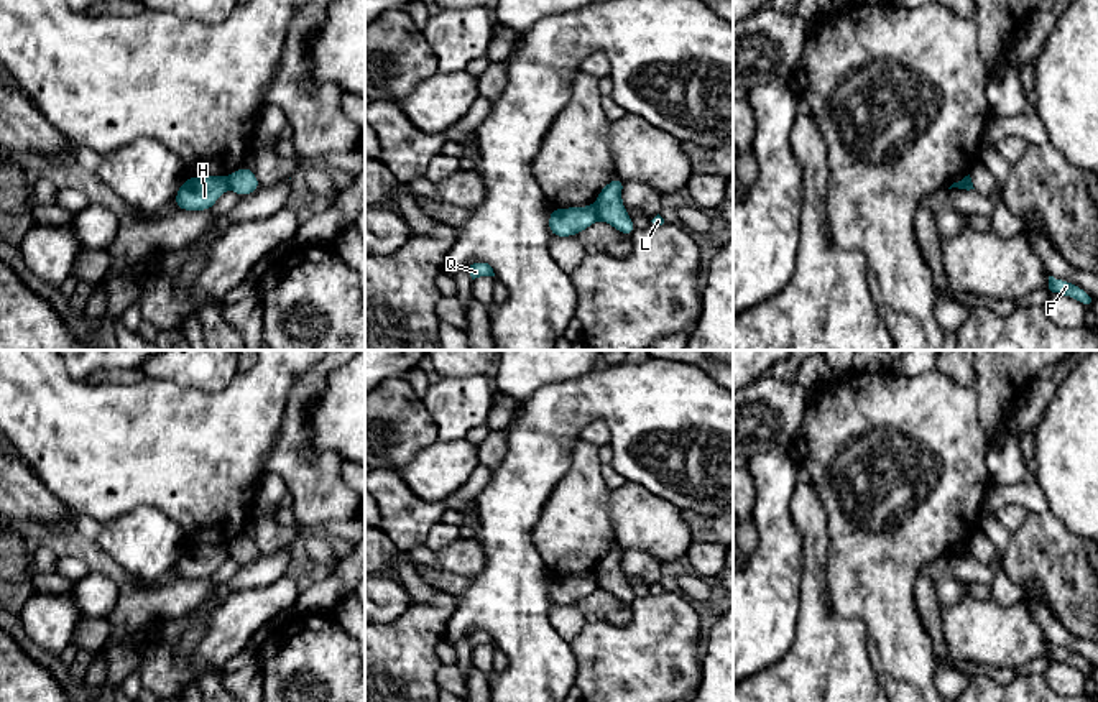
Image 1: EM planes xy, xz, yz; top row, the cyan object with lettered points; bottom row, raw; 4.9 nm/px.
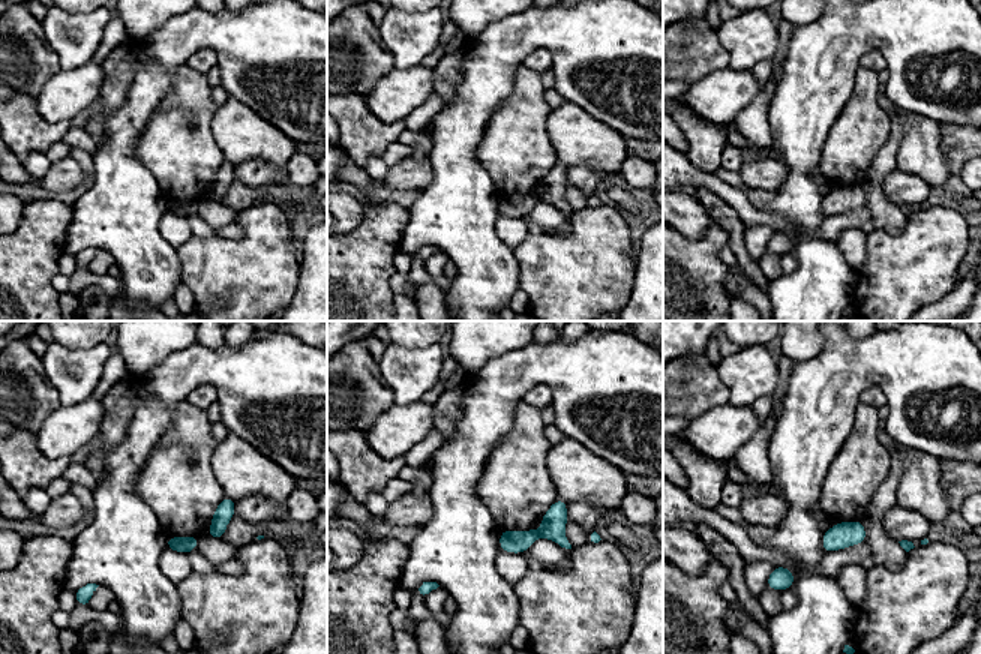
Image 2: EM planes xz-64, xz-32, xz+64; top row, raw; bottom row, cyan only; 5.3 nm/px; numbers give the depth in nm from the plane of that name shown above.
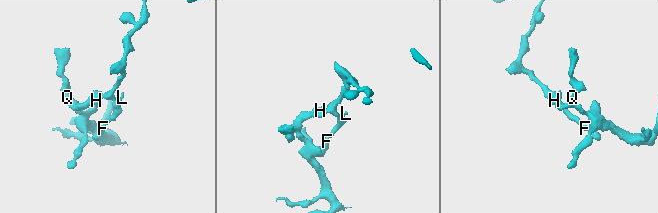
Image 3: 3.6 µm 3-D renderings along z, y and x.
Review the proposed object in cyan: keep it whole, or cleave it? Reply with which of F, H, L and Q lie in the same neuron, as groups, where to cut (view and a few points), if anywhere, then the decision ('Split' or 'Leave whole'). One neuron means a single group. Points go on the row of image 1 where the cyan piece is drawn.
Groups: F L / H Q. Split along xz (594, 206), (599, 219). Split

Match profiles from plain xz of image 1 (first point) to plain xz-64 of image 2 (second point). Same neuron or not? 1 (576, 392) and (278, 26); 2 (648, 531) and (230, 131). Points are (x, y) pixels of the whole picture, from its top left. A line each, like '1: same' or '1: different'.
1: same
2: same

